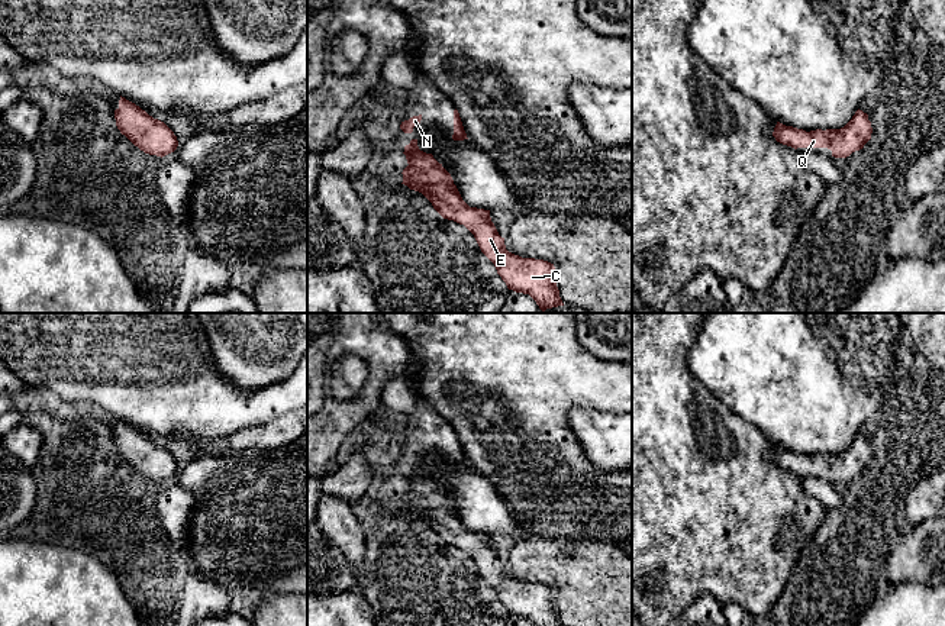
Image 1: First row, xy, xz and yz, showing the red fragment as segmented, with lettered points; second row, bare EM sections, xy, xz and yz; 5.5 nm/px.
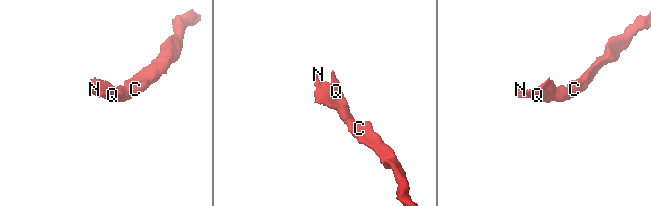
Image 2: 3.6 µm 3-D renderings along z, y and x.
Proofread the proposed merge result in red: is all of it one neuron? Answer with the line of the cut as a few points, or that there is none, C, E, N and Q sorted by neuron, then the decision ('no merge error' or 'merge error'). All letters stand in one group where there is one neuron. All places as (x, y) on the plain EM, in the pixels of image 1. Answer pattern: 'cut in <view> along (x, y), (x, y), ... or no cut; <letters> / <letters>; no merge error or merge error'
no cut; C E N Q; no merge error

